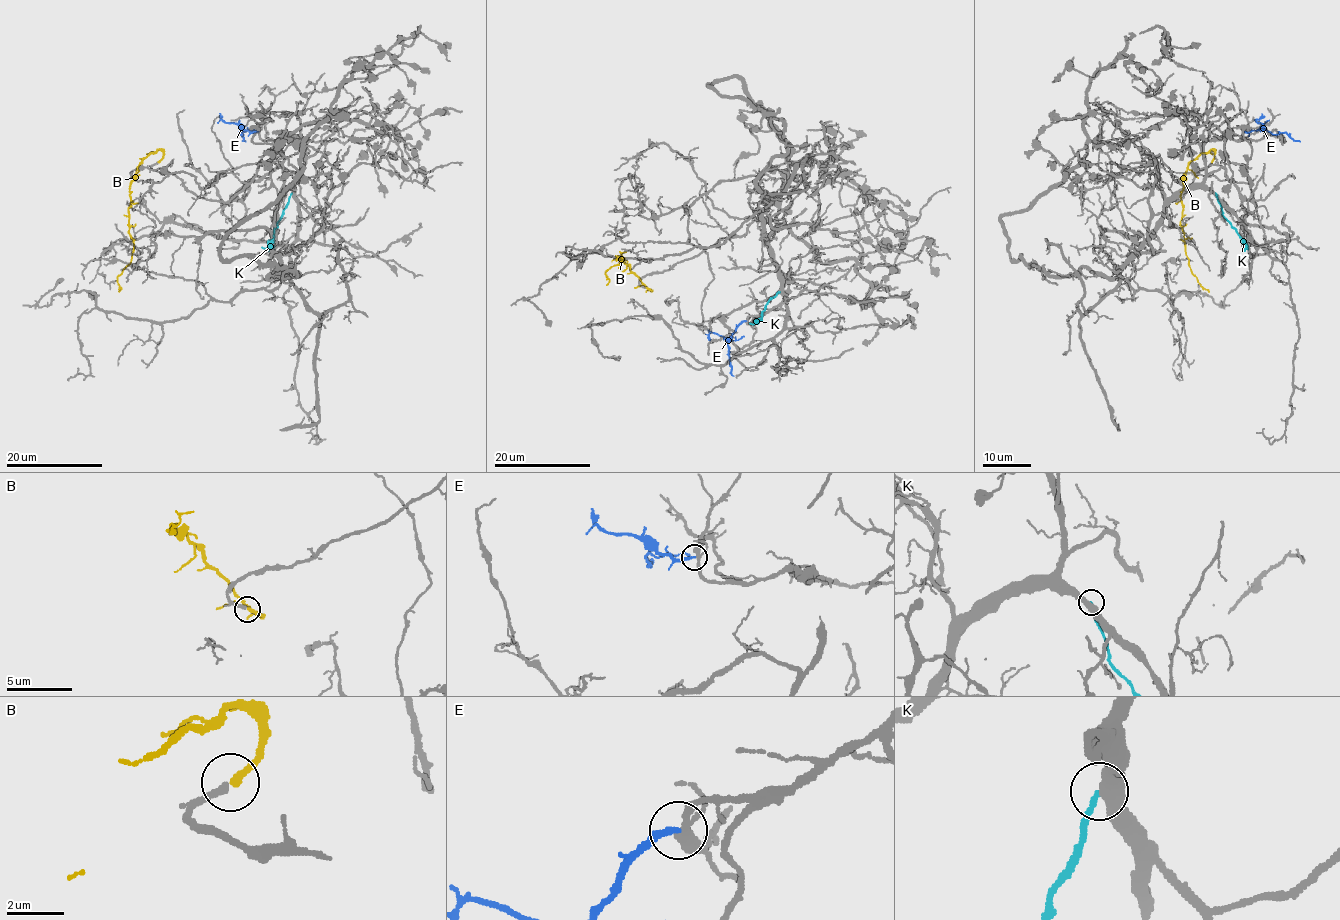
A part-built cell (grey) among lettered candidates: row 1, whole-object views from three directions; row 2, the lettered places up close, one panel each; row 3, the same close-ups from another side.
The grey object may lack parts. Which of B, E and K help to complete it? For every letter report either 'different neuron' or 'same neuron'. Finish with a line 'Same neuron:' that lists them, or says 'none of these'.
B: same neuron
E: different neuron
K: different neuron
Same neuron: B

